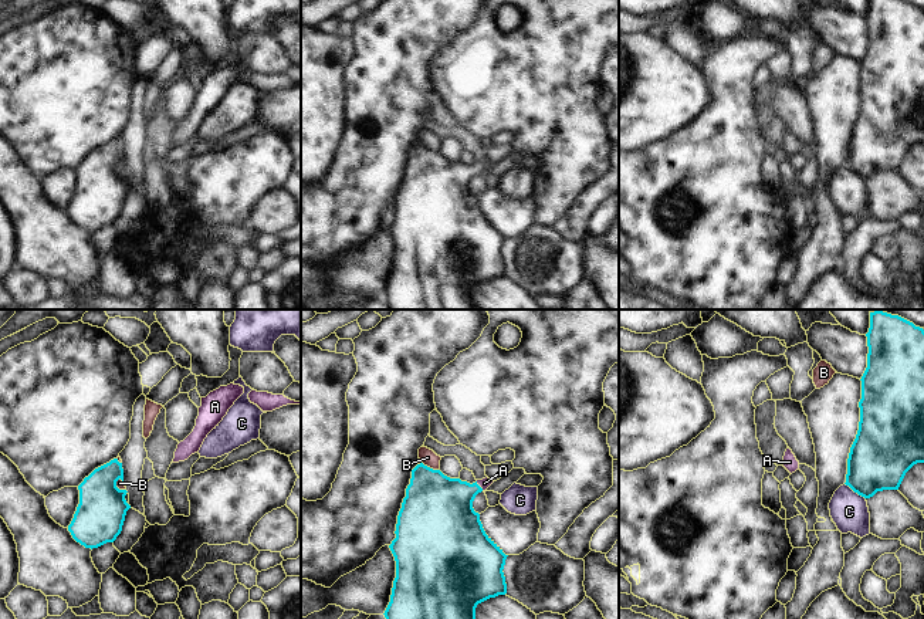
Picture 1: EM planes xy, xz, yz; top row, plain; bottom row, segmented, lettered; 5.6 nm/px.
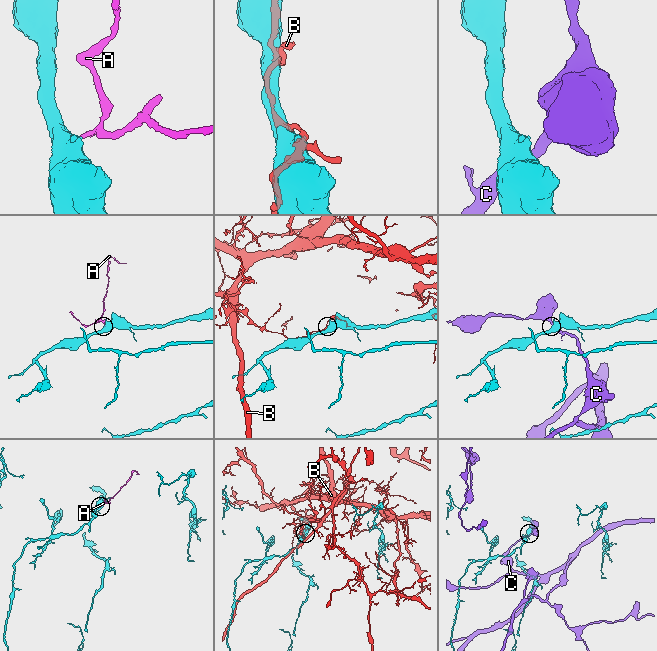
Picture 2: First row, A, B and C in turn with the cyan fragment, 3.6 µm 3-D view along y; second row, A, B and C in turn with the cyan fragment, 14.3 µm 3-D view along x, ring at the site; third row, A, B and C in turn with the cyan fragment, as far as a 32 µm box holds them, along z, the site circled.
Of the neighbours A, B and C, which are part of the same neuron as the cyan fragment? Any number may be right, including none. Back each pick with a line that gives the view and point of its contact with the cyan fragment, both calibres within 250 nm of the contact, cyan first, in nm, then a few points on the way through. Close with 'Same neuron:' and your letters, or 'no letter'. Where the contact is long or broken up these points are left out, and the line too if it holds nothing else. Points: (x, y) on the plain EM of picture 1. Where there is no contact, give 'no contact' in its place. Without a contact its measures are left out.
A: xz (479, 168) | 360/60 nm | across xz (440, 189), (446, 183), (479, 168), (484, 165)
Same neuron: A

